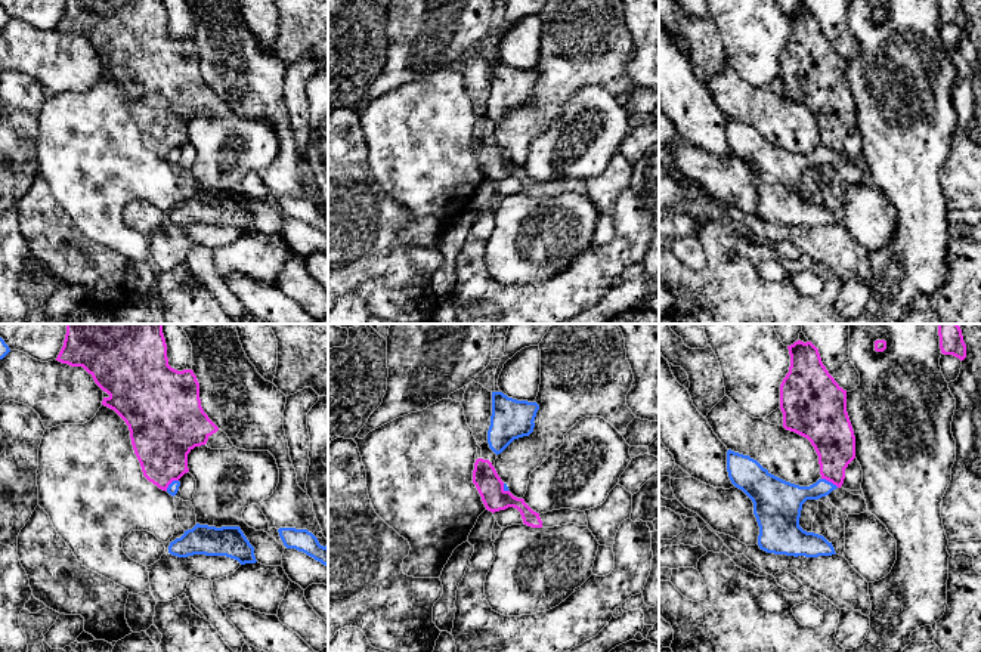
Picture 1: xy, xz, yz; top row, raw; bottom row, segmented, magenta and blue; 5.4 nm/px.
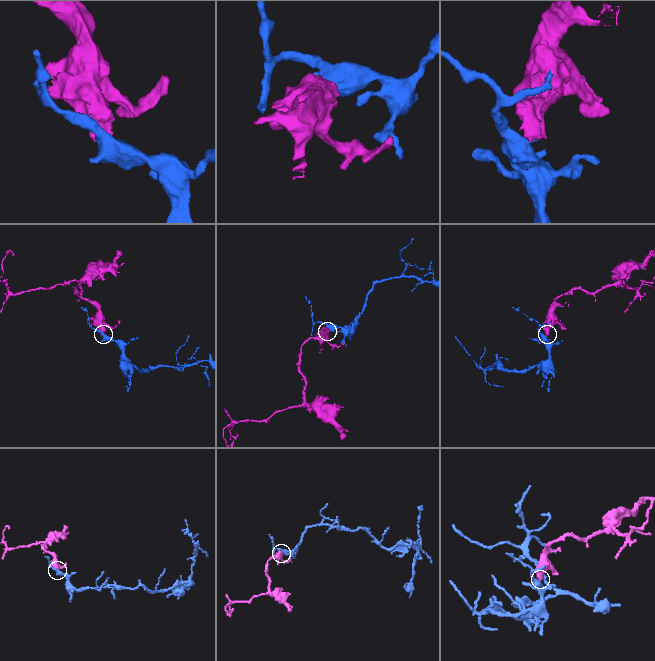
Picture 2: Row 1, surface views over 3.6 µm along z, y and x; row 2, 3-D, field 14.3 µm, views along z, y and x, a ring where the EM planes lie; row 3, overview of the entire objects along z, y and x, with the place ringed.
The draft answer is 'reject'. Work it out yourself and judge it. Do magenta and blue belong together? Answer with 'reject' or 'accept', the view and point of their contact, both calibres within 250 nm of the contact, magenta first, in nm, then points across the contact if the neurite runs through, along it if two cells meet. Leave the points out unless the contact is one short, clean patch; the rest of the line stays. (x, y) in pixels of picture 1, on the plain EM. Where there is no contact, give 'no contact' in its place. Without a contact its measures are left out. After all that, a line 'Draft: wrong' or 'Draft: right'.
reject; meets magenta in yz at (831, 150); 240 nm thick on the magenta side, 160 nm on the other; border along yz (822, 147), (838, 155)
Draft: right

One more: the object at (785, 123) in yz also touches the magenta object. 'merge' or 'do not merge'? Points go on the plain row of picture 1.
do not merge

